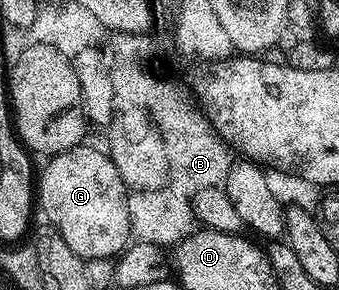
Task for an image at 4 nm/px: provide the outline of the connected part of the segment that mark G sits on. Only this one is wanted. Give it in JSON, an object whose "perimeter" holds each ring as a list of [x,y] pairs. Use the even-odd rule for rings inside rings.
{"perimeter":[[[82,144],[71,148],[62,154],[52,155],[45,166],[45,171],[39,174],[39,210],[46,214],[48,225],[53,226],[67,240],[71,252],[79,257],[116,259],[126,246],[130,245],[131,235],[129,223],[131,221],[131,202],[125,199],[127,187],[120,178],[108,153],[104,149],[96,150],[90,144]]]}

